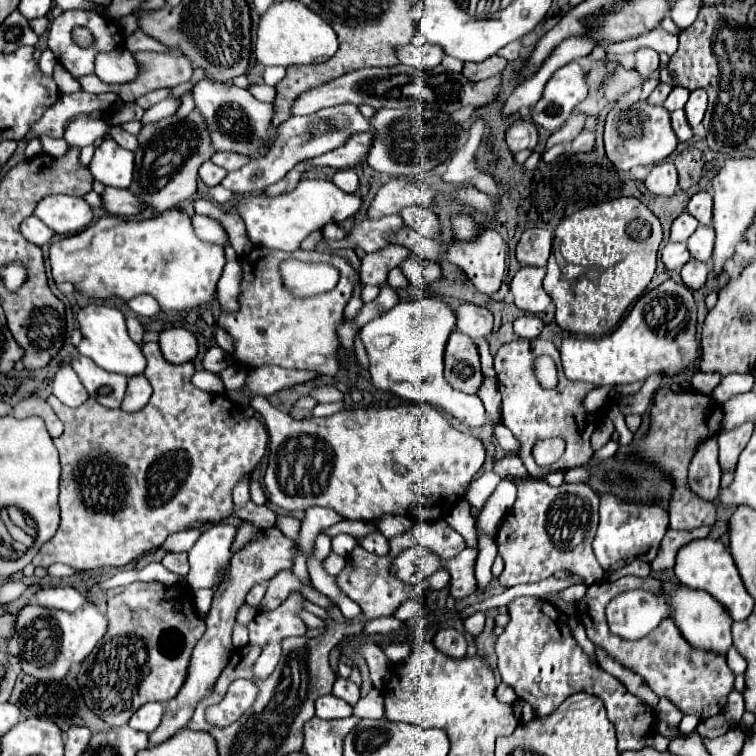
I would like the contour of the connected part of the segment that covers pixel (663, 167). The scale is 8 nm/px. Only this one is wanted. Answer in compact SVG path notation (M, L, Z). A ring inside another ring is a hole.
M671 161L655 165L645 179L645 187L659 197L673 197L677 191L677 183L677 169Z

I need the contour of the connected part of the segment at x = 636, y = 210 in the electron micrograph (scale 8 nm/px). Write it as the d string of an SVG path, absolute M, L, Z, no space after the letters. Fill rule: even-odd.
M621 197L565 217L555 231L555 239L547 229L527 229L515 255L521 265L547 265L543 287L557 305L555 321L563 331L601 337L619 325L627 307L651 283L661 239L659 219L641 201Z

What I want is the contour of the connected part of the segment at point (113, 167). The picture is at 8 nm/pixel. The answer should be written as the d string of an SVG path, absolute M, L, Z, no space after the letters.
M107 139L95 149L89 171L93 179L103 185L127 189L133 179L133 153L117 145L113 139Z

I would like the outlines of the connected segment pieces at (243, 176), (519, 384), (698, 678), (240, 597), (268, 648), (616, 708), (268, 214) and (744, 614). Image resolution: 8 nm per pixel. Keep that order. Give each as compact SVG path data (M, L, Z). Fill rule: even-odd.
M335 105L329 109L319 109L317 113L311 113L305 117L291 117L279 127L279 133L267 155L263 155L259 159L251 159L245 167L231 171L221 181L221 185L239 195L259 193L265 187L273 185L275 181L283 179L297 163L313 159L327 151L333 151L333 149L341 147L349 137L353 137L353 133L361 133L361 131L369 131L369 129L371 129L371 121L359 113L357 105Z
M517 339L513 343L507 343L499 349L499 353L495 355L495 371L497 371L497 383L499 383L499 391L503 395L503 423L513 431L513 435L521 441L521 451L519 457L523 459L525 467L531 469L533 477L543 477L553 469L571 469L571 467L579 467L583 463L587 463L593 455L593 449L589 447L589 433L583 431L583 423L585 423L585 409L581 407L581 399L593 389L593 385L589 383L577 383L577 381L569 381L563 371L561 371L561 359L559 359L559 351L555 349L553 343L543 341L543 339ZM541 355L549 355L555 365L557 365L557 373L559 373L559 383L553 389L545 389L537 377L535 377L535 361ZM553 435L559 435L565 443L567 449L561 455L561 459L557 461L557 465L553 465L551 469L543 467L543 471L535 471L535 459L533 459L533 447L539 439L551 439Z
M627 575L617 581L605 579L601 583L591 585L587 589L585 597L581 601L577 601L579 621L583 623L587 637L597 647L607 651L607 655L613 657L617 663L621 663L623 667L641 675L657 697L667 697L669 701L673 701L683 711L683 715L695 715L701 721L705 721L705 719L725 711L725 705L727 705L729 693L733 691L733 681L735 681L733 671L725 663L725 657L691 647L685 641L685 637L681 637L681 631L677 629L677 625L671 617L661 621L661 625L657 625L657 629L653 629L653 633L649 633L649 637L643 637L639 641L625 641L625 639L611 635L611 631L607 627L607 619L605 619L605 607L609 605L609 601L613 597L617 597L619 593L625 593L629 589L645 589L651 593L663 593L661 581L653 579L653 577L641 579L635 575Z
M277 527L259 531L257 537L245 549L241 549L239 553L233 555L233 559L231 559L231 573L229 573L227 581L223 581L217 587L213 603L211 603L211 609L207 613L207 631L205 631L205 637L201 637L201 641L195 645L195 651L191 655L191 665L189 665L189 673L187 673L185 685L181 687L179 695L173 697L173 701L167 703L167 709L165 709L161 725L149 735L149 743L151 745L163 743L169 737L173 737L179 729L187 727L187 723L189 723L197 703L201 699L209 697L217 677L221 675L221 671L229 663L229 657L233 653L233 643L231 643L233 625L235 625L235 617L237 617L241 605L245 605L245 595L249 593L249 589L253 585L269 581L275 573L279 573L283 569L291 569L295 555L297 555L295 543L289 537L285 537Z
M293 591L277 609L273 611L257 611L253 621L249 623L251 631L251 645L261 647L261 655L253 667L257 677L267 677L273 673L279 655L281 655L281 641L293 635L305 635L307 625L301 621L299 611L303 611L303 603L307 599L301 591Z
M515 597L507 603L509 623L497 637L495 655L497 671L503 683L511 685L519 699L531 703L537 709L537 717L551 715L567 697L575 693L589 693L603 701L609 721L615 725L619 751L641 749L643 737L651 733L653 711L631 695L623 683L605 673L601 667L593 667L583 649L573 641L569 627L565 625L567 615L549 601L535 597Z
M303 179L291 193L283 193L277 197L265 195L251 195L237 203L239 215L249 225L249 237L253 245L263 245L281 251L297 251L301 241L313 233L315 229L323 229L327 223L339 223L345 217L351 217L361 207L361 197L353 193L345 193L337 189L331 181L321 179Z
M697 539L697 541L691 541L689 545L681 547L677 553L677 563L675 563L673 571L681 585L685 585L689 589L697 589L697 591L707 591L711 597L715 597L725 607L725 611L733 617L733 621L743 621L753 613L755 601L747 593L733 557L721 541Z

